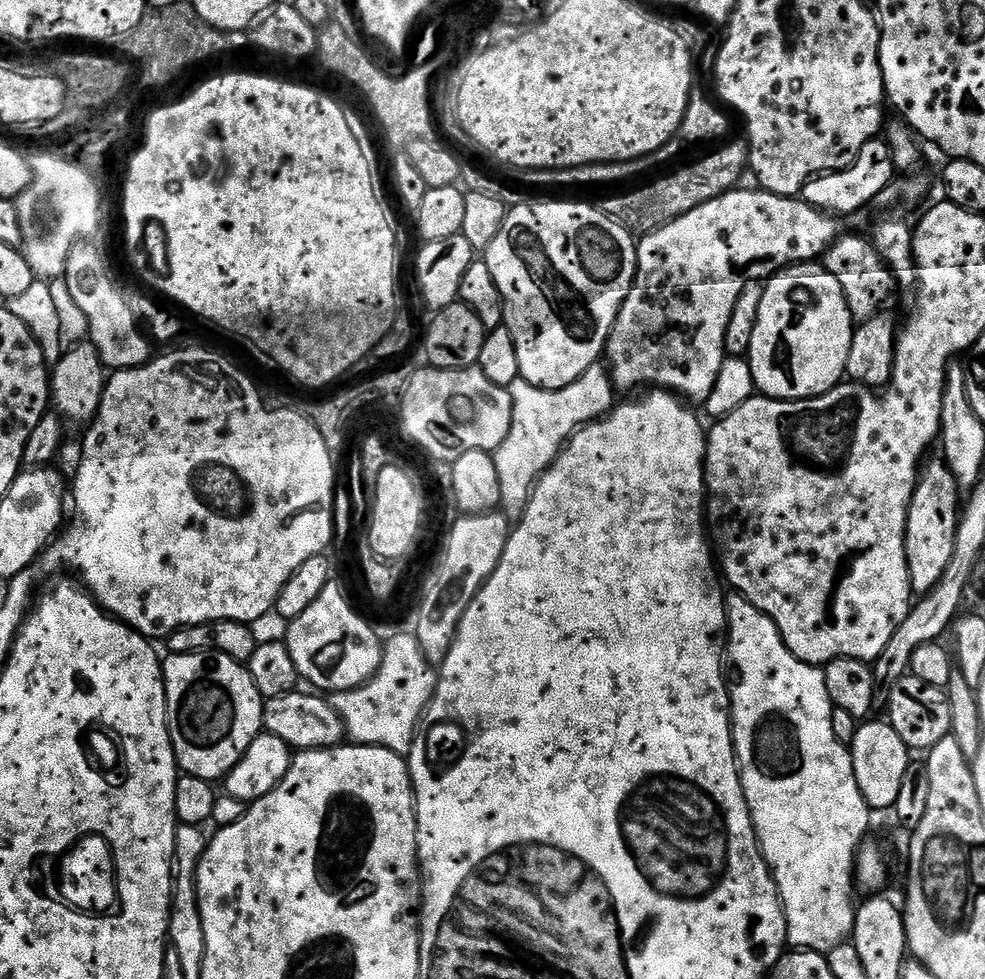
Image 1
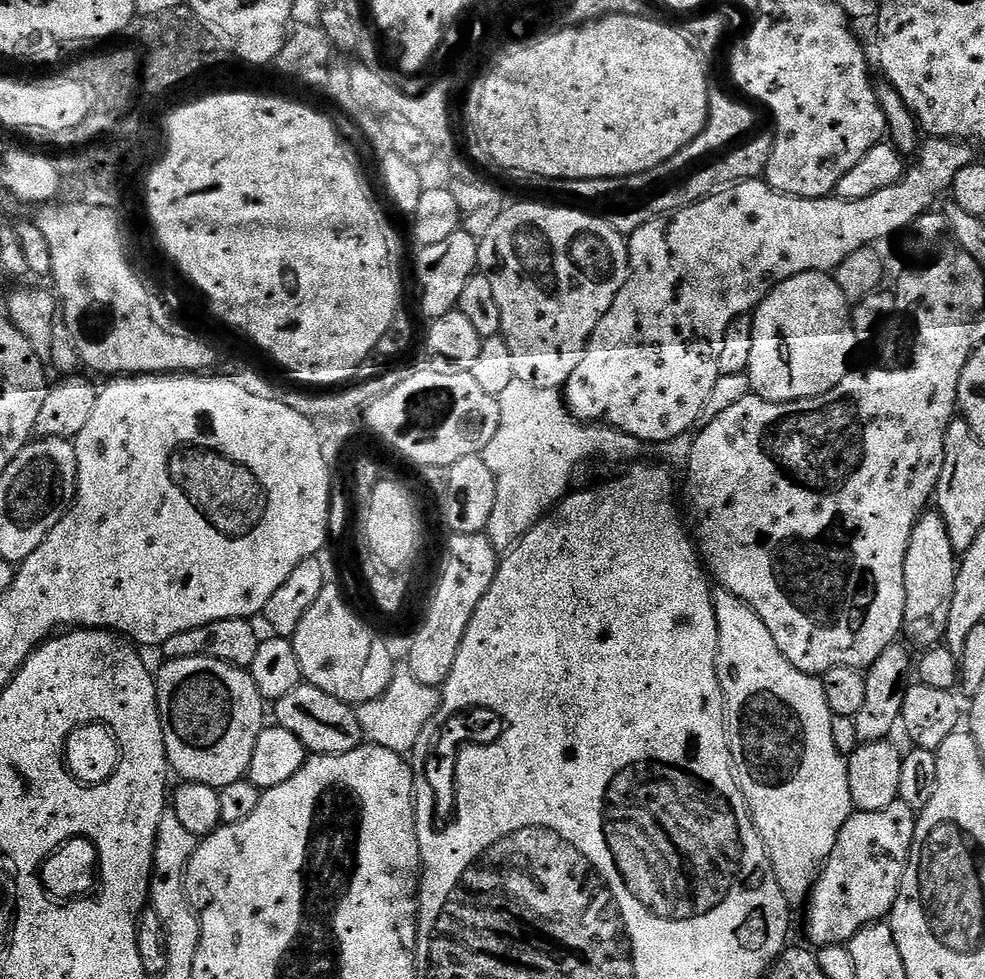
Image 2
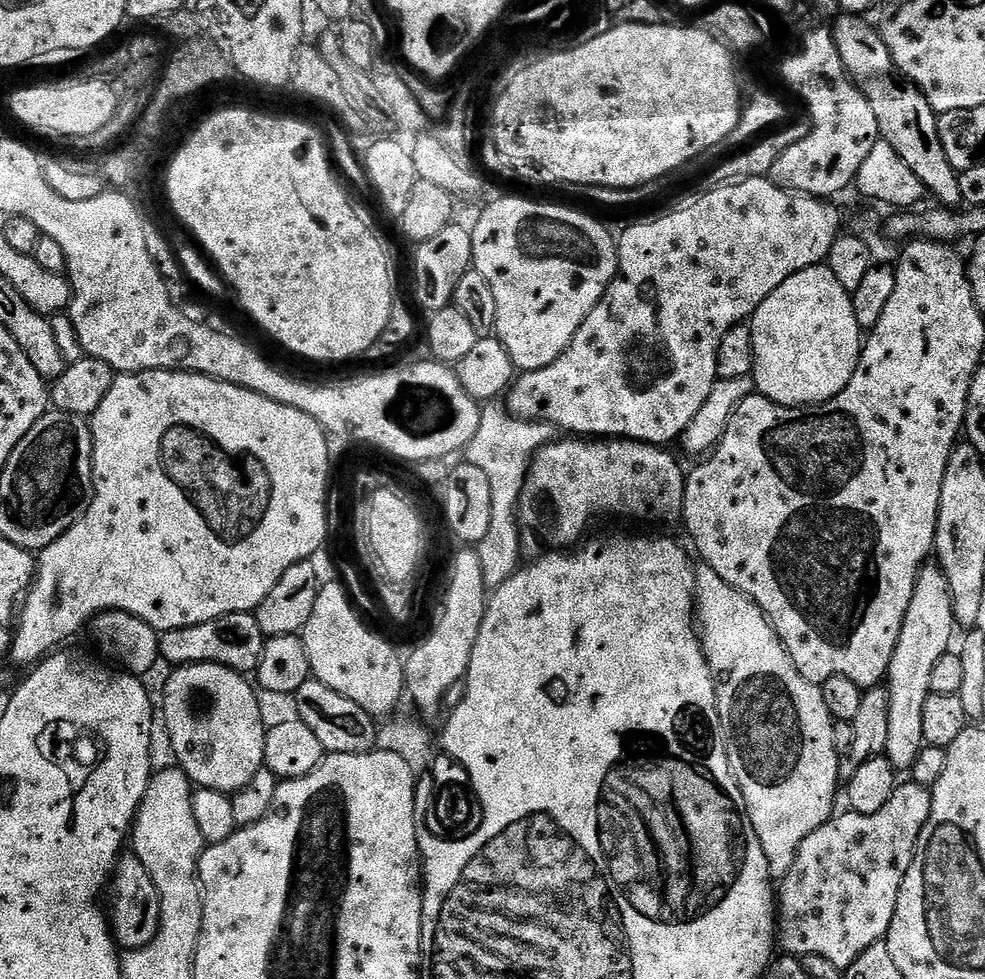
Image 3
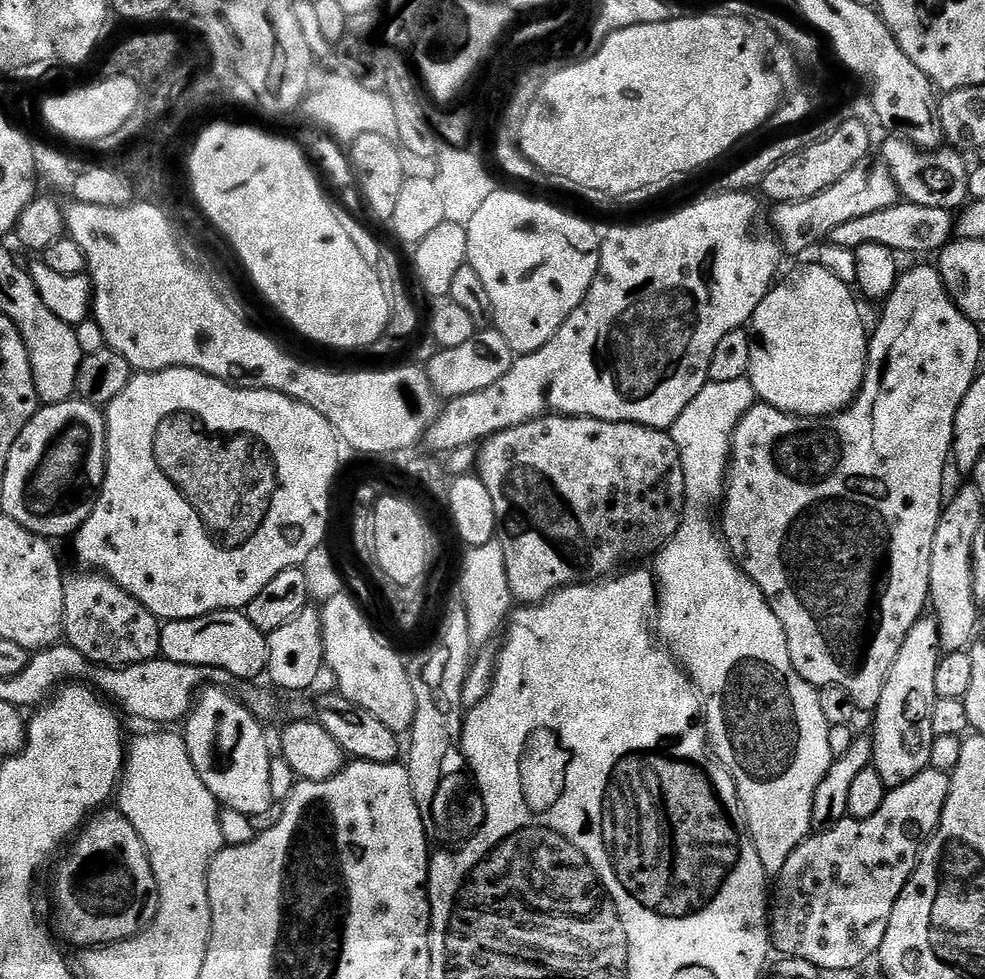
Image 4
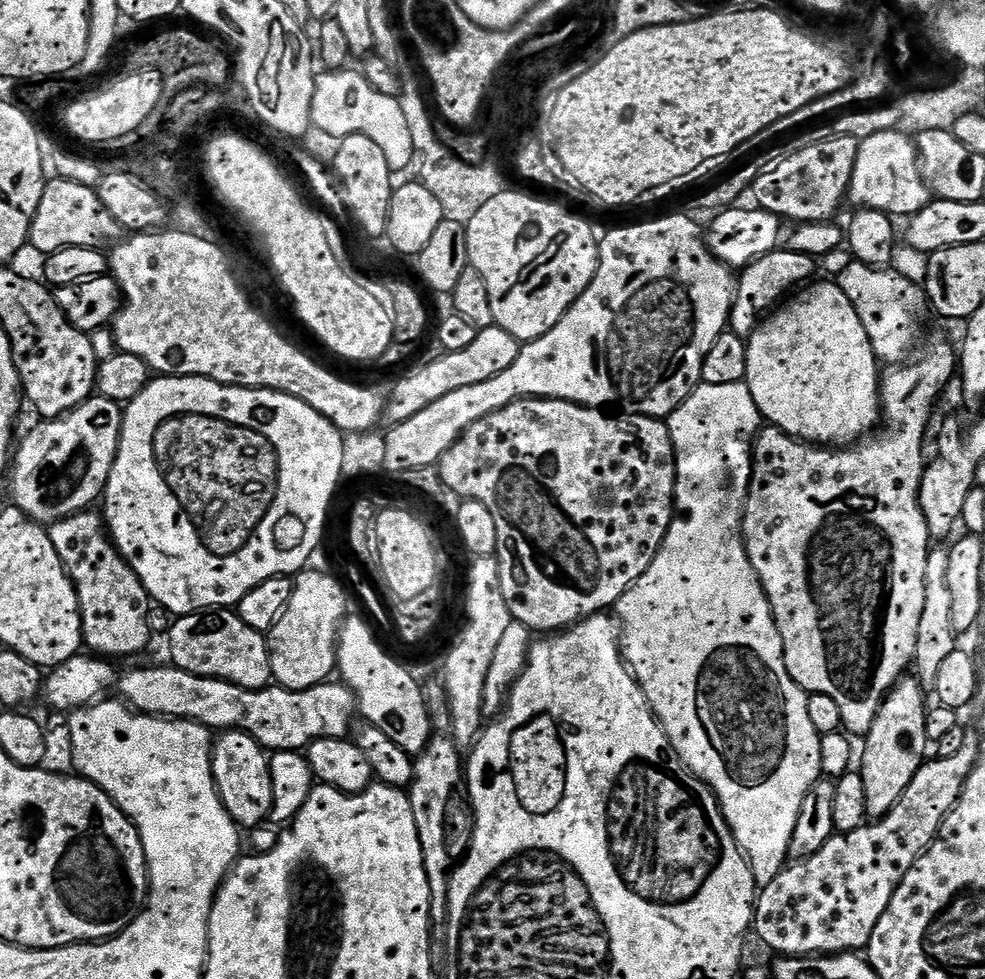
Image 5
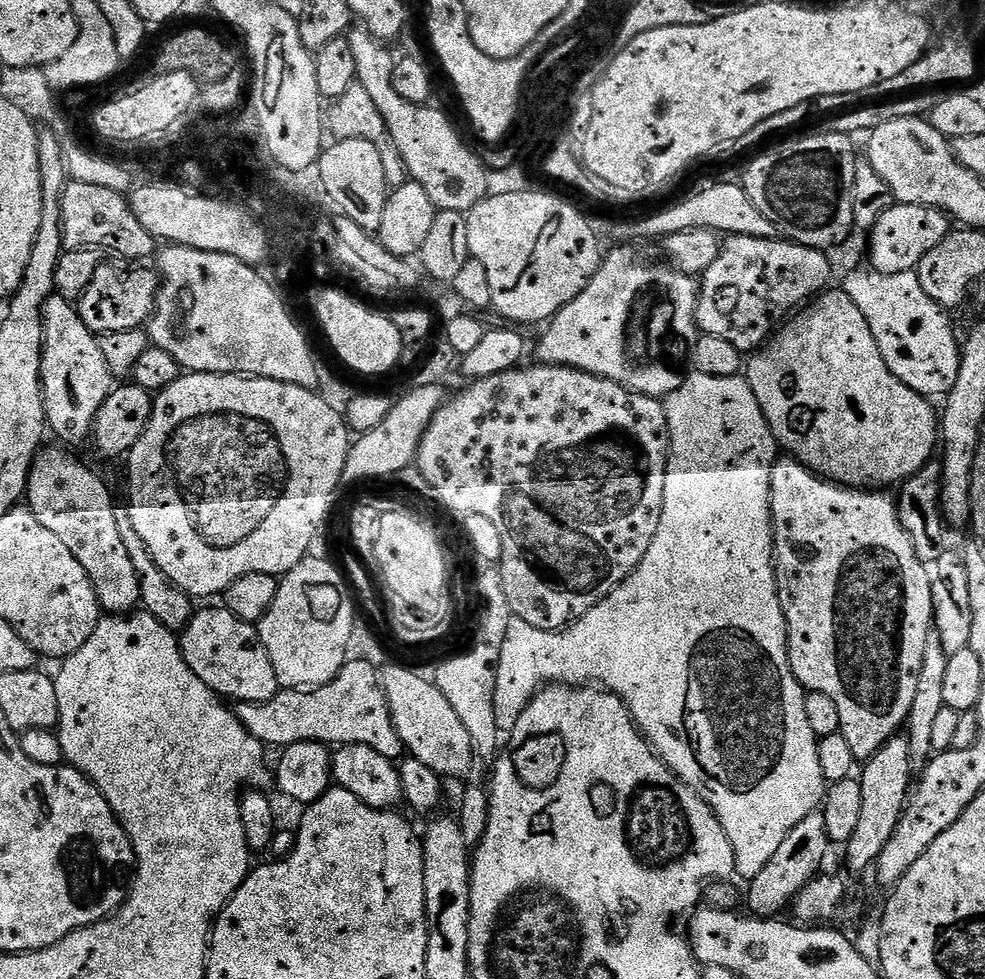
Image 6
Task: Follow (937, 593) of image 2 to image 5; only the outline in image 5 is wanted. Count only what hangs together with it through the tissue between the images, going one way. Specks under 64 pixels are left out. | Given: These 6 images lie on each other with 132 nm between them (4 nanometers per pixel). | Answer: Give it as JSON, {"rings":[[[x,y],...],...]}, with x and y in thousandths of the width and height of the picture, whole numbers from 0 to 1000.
{"rings":[[[915,694],[897,714],[887,742],[879,750],[878,756],[881,757],[877,760],[877,773],[871,776],[873,794],[875,799],[879,799],[879,827],[885,836],[899,832],[910,822],[912,815],[920,811],[920,803],[928,799],[928,791],[932,791],[943,771],[940,733],[944,719],[938,716],[940,704],[933,694],[922,694]]]}

